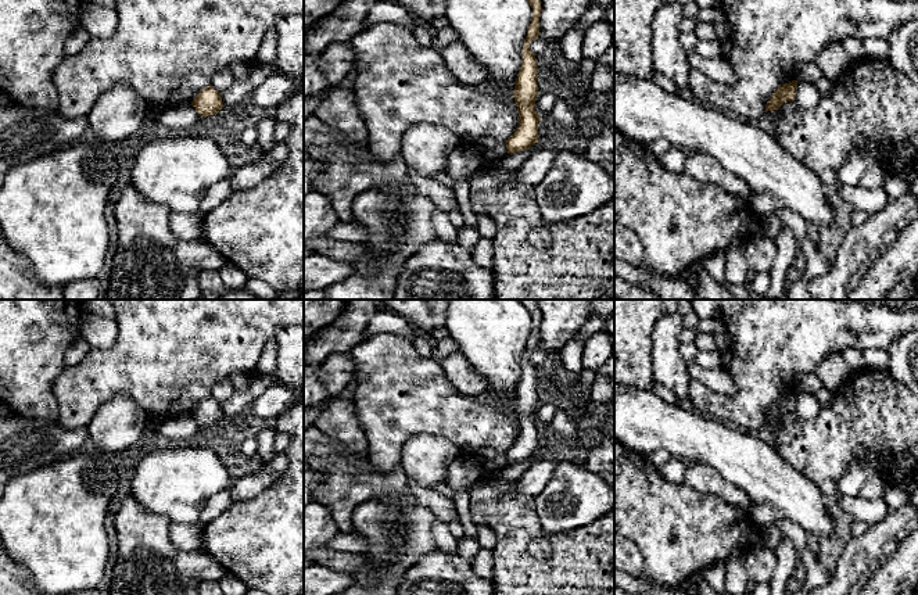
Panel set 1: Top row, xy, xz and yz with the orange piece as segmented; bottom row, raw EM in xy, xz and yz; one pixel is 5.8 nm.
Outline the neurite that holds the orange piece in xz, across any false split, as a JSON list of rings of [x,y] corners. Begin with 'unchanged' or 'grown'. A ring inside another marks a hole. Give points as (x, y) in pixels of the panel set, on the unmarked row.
unchanged; [[[519,300],[532,319],[531,334],[521,359],[521,377],[517,384],[513,409],[517,415],[519,436],[516,442],[506,451],[508,465],[516,465],[539,452],[539,424],[535,422],[538,408],[538,377],[530,354],[539,347],[539,327],[542,323],[538,300]]]

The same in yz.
unchanged; [[[797,391],[779,397],[765,416],[767,422],[779,420],[783,413],[793,412],[797,401]]]

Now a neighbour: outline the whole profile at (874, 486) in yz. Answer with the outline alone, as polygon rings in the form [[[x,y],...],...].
[[[874,473],[867,477],[864,485],[860,490],[858,497],[863,499],[875,501],[882,497],[885,491],[885,480],[881,473]]]

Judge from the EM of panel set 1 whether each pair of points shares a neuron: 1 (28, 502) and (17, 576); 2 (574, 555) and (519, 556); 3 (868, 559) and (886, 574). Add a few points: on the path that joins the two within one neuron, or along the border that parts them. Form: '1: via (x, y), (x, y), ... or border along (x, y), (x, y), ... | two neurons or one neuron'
1: border along (14, 561), (28, 572), (31, 580) | two neurons
2: via (560, 569), (533, 569) | one neuron
3: border along (900, 542), (865, 580) | two neurons

